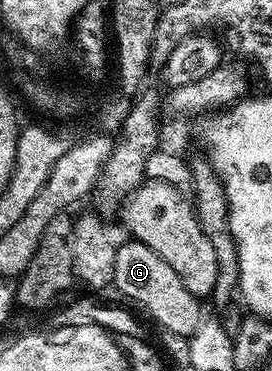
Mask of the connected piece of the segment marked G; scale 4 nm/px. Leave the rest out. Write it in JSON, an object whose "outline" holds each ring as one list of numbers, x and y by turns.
{"outline":[[132,238,126,239,126,241,126,244,123,244,123,242,117,244,117,253,115,254,115,278,113,279,112,287,114,289,118,288,118,290,121,291,127,299,134,300,139,307,145,308,146,314,149,315,155,323,162,324,167,331,174,332,175,335,182,336,182,338,192,336,193,331,201,325,201,321,203,319,203,313,201,313,202,301,198,299,198,297,193,296,191,294,191,290,187,290,187,286,183,286,183,282,179,278,179,274,175,274,175,270,171,270,171,266,167,266,167,262,163,262,163,258,159,258,159,254,155,254,155,250,151,250,147,246,143,246,143,242,139,242,138,240,134,240]]}

